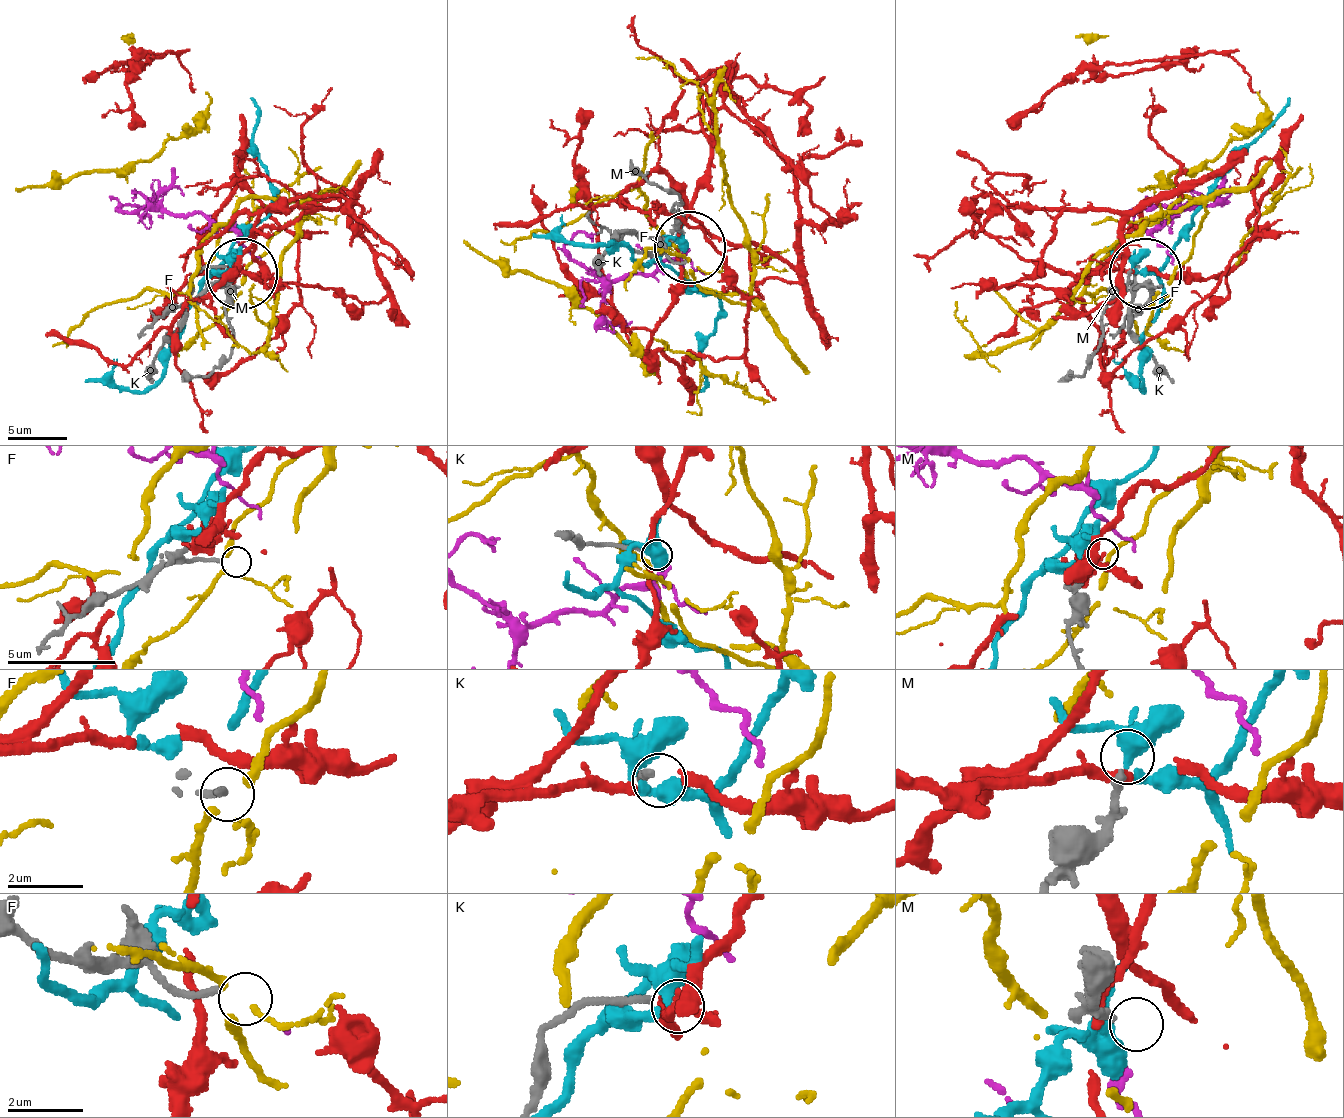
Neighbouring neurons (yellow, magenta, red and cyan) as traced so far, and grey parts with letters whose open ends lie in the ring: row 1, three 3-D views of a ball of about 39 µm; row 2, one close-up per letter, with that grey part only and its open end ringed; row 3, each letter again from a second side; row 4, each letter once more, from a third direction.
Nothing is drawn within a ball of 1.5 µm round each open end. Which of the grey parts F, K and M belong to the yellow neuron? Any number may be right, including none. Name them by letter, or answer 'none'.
none

